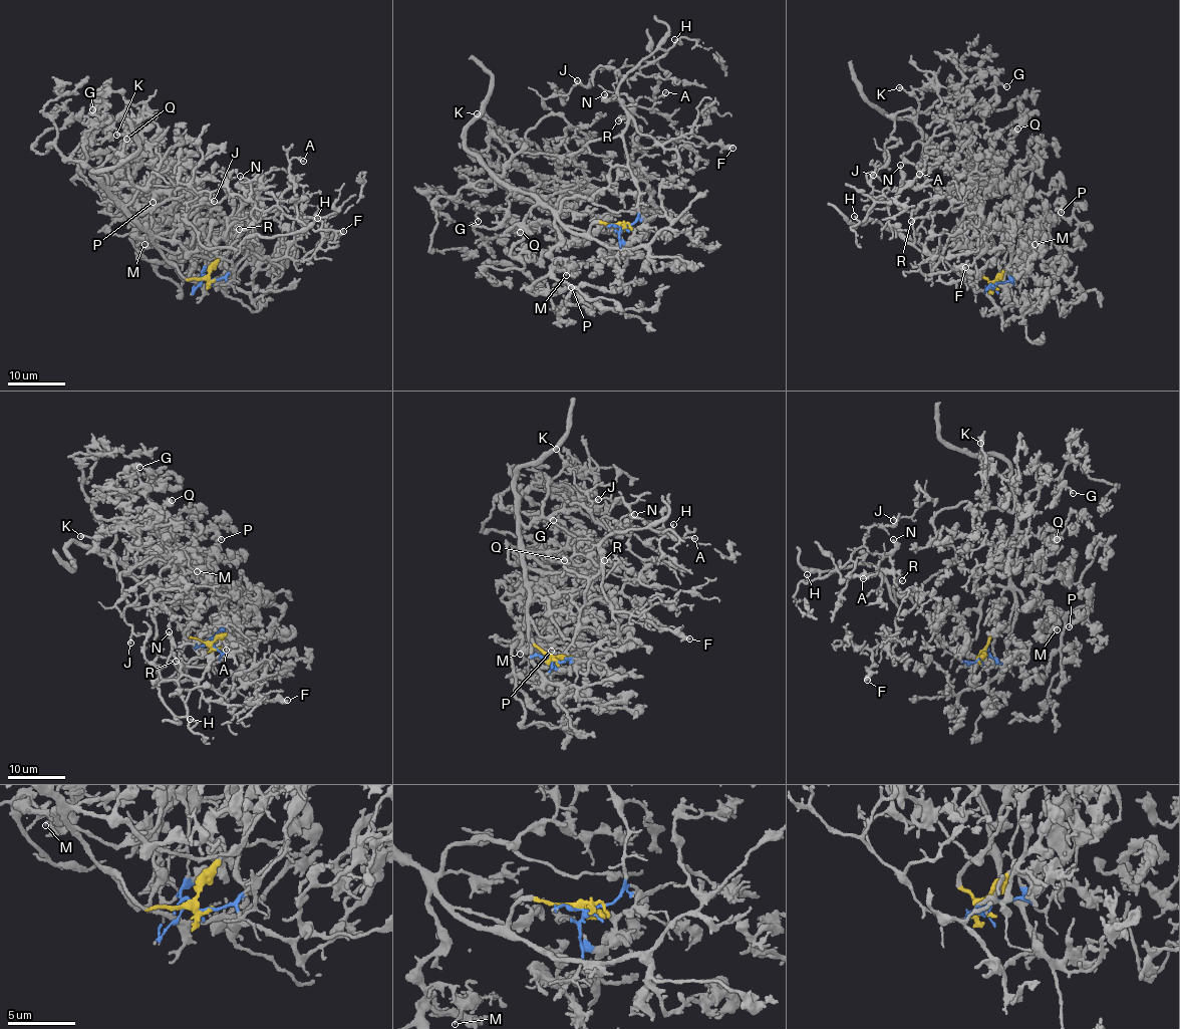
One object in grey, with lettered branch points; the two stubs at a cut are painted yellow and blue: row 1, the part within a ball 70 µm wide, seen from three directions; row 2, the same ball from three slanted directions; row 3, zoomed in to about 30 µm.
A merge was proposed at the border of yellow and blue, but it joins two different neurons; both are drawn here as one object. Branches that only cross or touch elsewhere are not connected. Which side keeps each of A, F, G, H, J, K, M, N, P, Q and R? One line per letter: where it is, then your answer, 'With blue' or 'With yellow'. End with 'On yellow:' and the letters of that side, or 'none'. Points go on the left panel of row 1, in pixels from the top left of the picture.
A: Place: (303, 161). With blue
F: Place: (343, 231). With blue
G: Place: (92, 109). With yellow
H: Place: (317, 218). With blue
J: Place: (214, 201). With blue
K: Place: (116, 135). With yellow
M: Place: (144, 244). With yellow
N: Place: (240, 176). With blue
P: Place: (153, 202). With yellow
Q: Place: (126, 139). With yellow
R: Place: (239, 229). With blue
On yellow: G, K, M, P, Q

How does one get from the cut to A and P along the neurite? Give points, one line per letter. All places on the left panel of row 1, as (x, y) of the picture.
A: (208, 278), (229, 284), (245, 239), (302, 230), (277, 205), (294, 196), (290, 161), (303, 161)
P: (209, 279), (184, 278), (153, 240), (137, 237), (135, 230), (120, 235), (107, 229), (137, 199), (153, 202)

